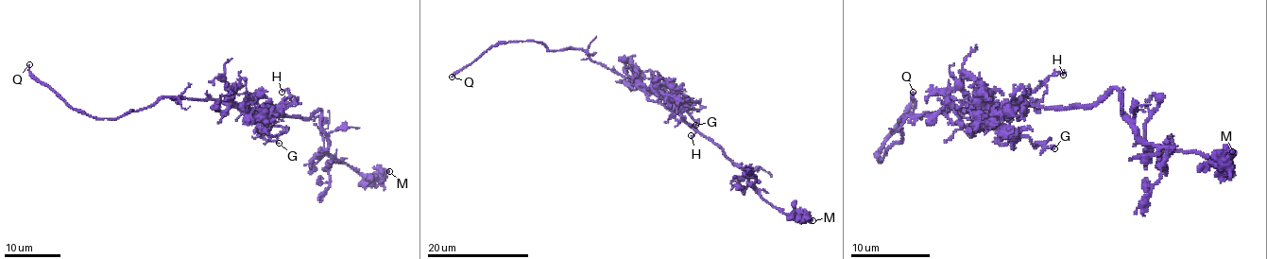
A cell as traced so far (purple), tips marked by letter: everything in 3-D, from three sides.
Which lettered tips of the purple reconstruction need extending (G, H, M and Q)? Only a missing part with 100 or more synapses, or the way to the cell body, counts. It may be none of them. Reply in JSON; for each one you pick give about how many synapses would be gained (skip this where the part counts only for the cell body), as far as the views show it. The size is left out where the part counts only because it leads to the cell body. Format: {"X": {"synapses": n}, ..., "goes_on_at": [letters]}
{"goes_on_at": ["Q"]}

